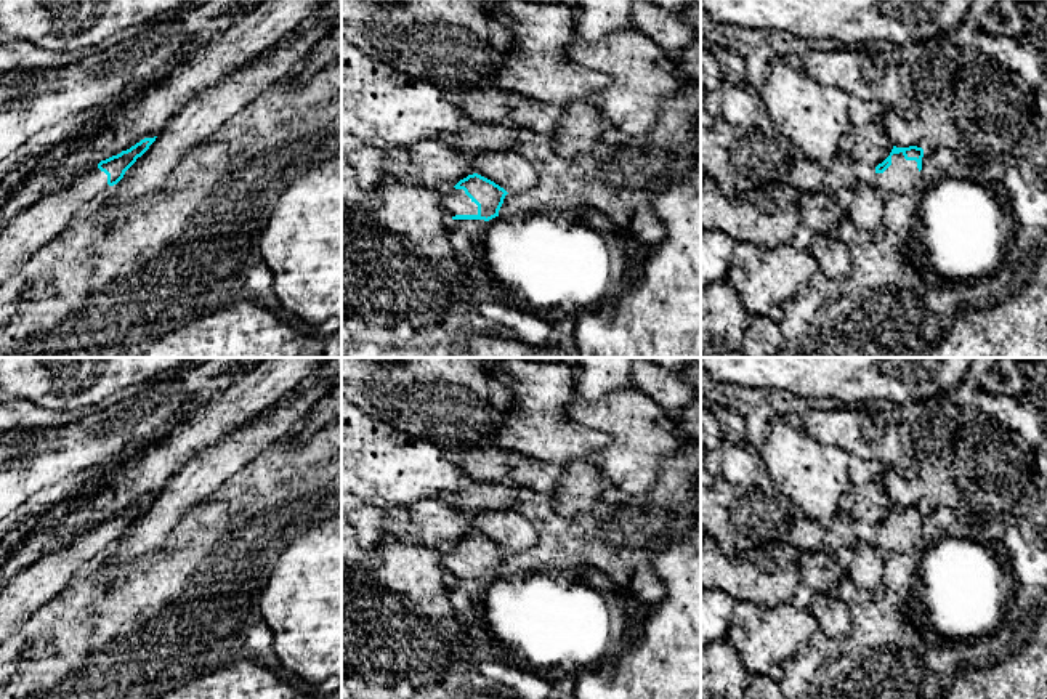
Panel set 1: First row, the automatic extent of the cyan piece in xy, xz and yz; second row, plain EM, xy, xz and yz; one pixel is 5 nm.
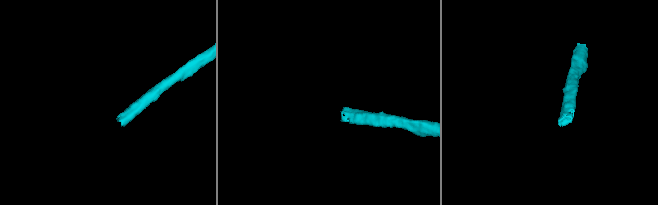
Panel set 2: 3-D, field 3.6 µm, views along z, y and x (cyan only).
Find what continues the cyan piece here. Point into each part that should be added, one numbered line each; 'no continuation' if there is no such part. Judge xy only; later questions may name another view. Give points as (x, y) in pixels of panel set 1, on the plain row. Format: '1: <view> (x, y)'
1: xy (26, 592)

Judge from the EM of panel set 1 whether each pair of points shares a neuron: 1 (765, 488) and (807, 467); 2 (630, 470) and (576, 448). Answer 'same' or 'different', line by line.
1: different
2: different

